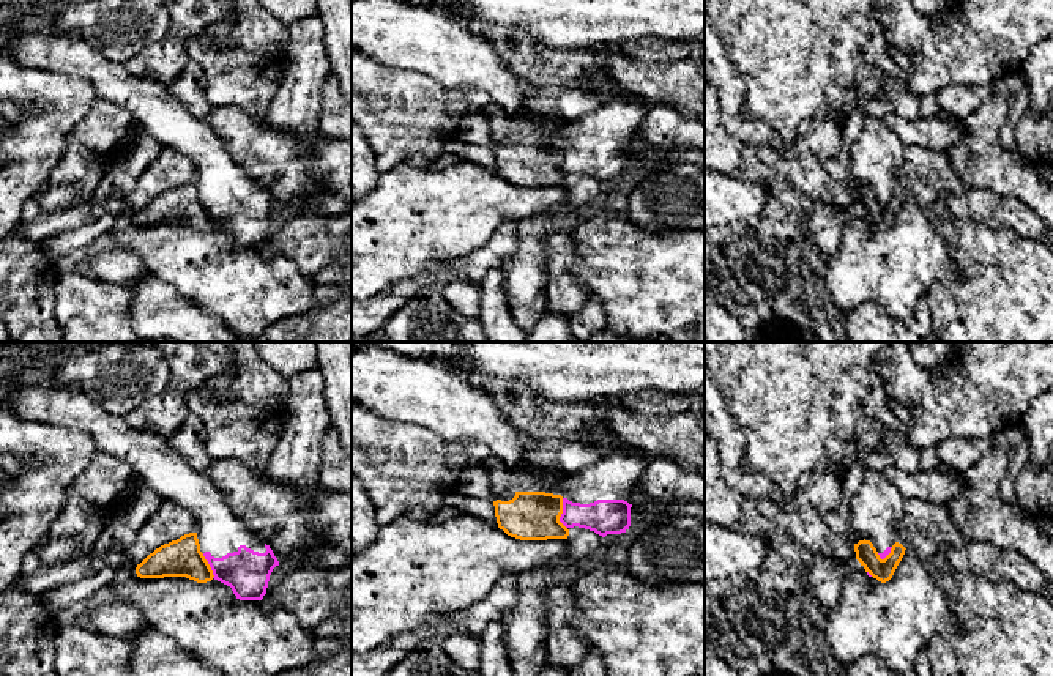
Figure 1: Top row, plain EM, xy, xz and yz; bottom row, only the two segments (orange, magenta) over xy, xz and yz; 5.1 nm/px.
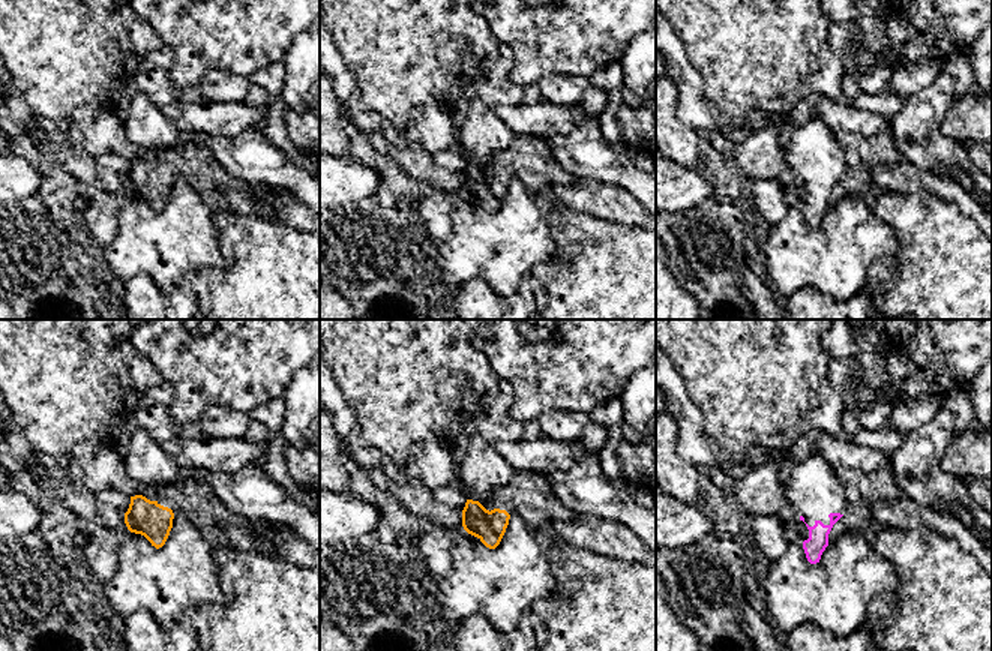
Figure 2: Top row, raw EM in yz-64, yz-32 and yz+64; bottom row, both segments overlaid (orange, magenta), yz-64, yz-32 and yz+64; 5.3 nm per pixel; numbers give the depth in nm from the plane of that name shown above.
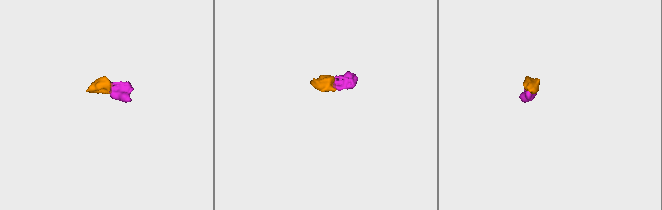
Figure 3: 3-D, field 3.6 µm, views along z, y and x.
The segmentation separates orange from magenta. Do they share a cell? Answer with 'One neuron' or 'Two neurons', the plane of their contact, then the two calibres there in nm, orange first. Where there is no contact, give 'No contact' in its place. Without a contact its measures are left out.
Two neurons. Touches orange in xz. Thickness 260 nm (orange) against 180 nm

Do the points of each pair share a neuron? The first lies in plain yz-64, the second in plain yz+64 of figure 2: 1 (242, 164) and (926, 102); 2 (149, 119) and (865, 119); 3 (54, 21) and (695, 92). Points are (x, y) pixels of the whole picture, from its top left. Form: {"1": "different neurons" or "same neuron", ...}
{"1": "same neuron", "2": "different neurons", "3": "different neurons"}

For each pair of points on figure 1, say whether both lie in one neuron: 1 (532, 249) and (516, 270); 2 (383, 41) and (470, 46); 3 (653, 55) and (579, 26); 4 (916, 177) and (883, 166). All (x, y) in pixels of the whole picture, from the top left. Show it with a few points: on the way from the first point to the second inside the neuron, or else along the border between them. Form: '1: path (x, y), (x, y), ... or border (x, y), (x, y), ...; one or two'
1: path (530, 254), (520, 265); one
2: path (405, 41), (434, 41), (448, 46); one
3: border (658, 37), (625, 38), (617, 46); two
4: border (907, 147), (897, 182); two

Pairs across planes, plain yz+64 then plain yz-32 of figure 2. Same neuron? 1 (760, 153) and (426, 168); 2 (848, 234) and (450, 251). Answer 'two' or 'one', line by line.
1: one
2: one

